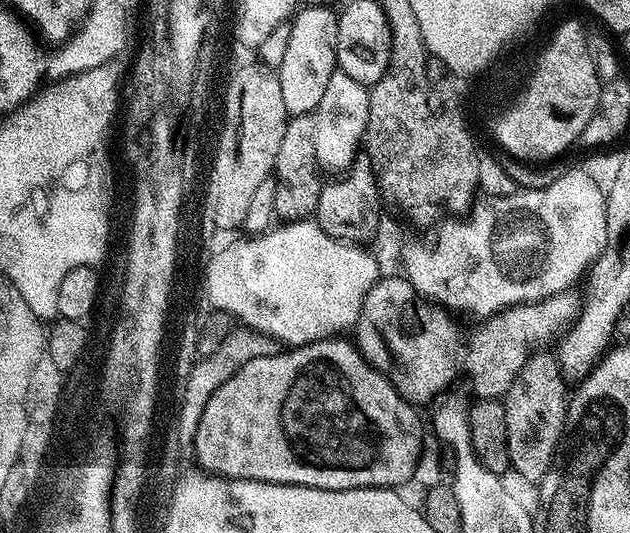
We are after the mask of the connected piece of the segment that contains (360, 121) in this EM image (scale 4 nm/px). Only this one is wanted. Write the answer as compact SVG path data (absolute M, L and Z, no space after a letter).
M339 70L330 74L330 82L326 82L326 90L318 101L315 112L311 113L314 121L314 154L316 163L328 174L343 174L356 160L362 148L364 131L368 129L370 118L370 88L362 82L354 82L354 78L346 78Z

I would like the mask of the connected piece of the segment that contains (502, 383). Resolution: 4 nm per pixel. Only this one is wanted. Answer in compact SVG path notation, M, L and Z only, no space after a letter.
M396 274L396 276L388 276L385 275L383 278L377 280L376 284L370 290L368 294L365 296L364 305L361 308L360 317L357 318L356 325L354 327L354 335L355 343L358 345L361 352L364 353L365 356L368 357L371 363L375 364L377 368L380 369L381 372L387 375L387 378L394 387L400 391L400 395L405 396L408 401L414 406L421 406L420 404L425 404L425 406L431 405L433 401L437 399L441 394L447 393L449 391L448 388L452 383L455 382L456 379L460 376L460 371L465 368L468 371L468 376L472 379L472 388L477 393L475 394L480 398L500 398L503 397L504 393L508 391L508 387L512 385L514 382L514 378L518 378L518 374L522 370L522 366L526 366L526 362L528 361L529 356L533 355L534 350L544 350L544 348L549 344L549 346L555 345L557 341L559 341L560 337L564 335L565 332L568 331L569 328L572 327L572 324L578 317L580 317L580 311L582 310L582 306L584 305L584 298L581 293L577 291L575 287L570 287L566 289L564 292L559 292L558 294L554 294L553 296L547 296L545 300L538 300L534 304L514 304L511 308L503 308L501 312L495 312L492 316L487 317L483 322L477 323L480 324L476 329L472 332L472 337L468 340L468 345L464 345L464 336L462 333L456 329L456 324L451 315L445 309L431 303L425 303L424 308L424 317L420 320L420 308L416 303L418 303L418 297L416 295L416 291L414 290L414 286L408 280L404 279L403 275Z

